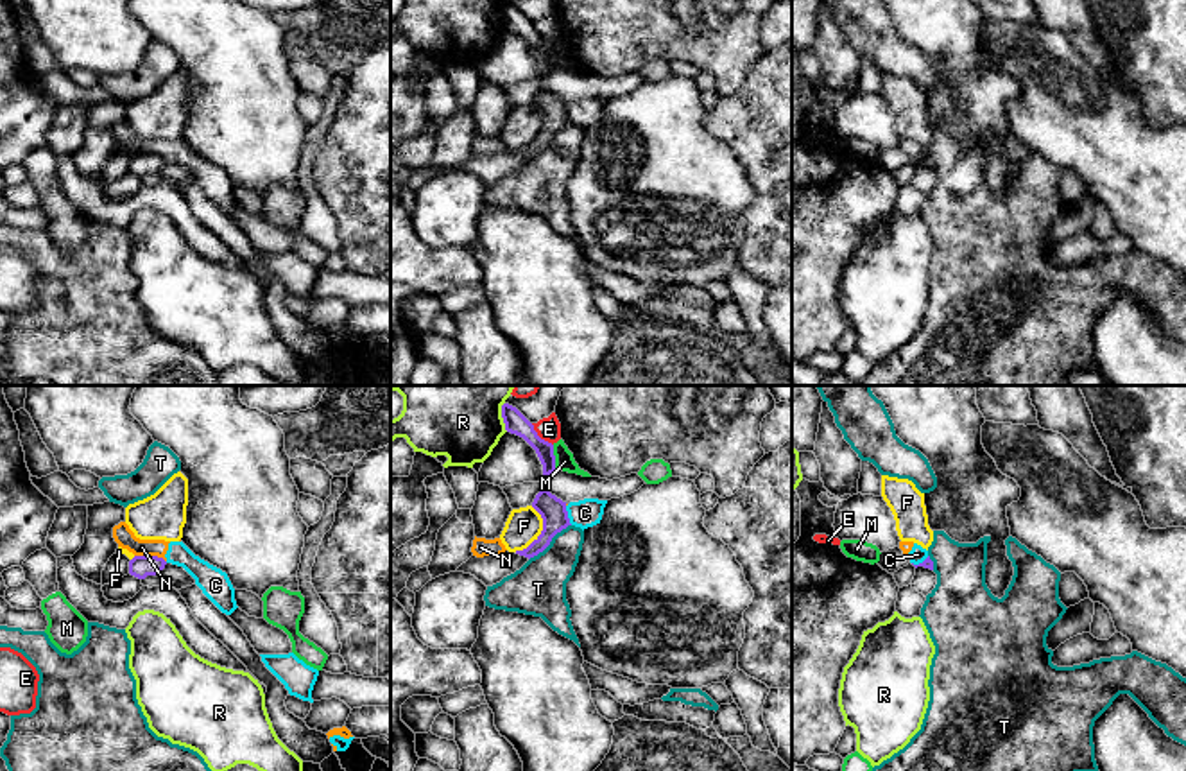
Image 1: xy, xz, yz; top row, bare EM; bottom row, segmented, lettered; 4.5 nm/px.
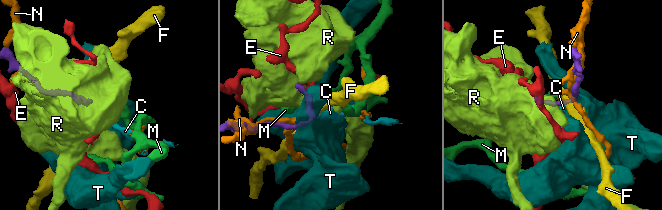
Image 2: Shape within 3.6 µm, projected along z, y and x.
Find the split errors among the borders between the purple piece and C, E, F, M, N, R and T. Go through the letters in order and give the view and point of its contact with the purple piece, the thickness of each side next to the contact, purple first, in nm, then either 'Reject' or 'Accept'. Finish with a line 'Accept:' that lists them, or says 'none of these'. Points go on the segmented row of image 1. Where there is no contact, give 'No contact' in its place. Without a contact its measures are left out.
C: Touches purple at xz (567, 515). Thickness 120 nm (purple) against 130 nm. Reject
E: Touches purple at xz (538, 436). Thickness 100 nm (purple) against 110 nm. Reject
F: Touches purple at xz (541, 533). Thickness 120 nm (purple) against 160 nm. Reject
M: Touches purple at xz (554, 458). Thickness 100 nm (purple) against 90 nm. Reject
N: Touches purple at xy (151, 556). Thickness 100 nm (purple) against 90 nm. Reject
R: Touches purple at xz (502, 416). Thickness 100 nm (purple) against 460 nm. Reject
T: Touches purple at xz (550, 540). Thickness 120 nm (purple) against 240 nm. Reject
Accept: none of these

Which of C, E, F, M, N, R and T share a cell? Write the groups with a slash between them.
C N / E / F / M / R / T

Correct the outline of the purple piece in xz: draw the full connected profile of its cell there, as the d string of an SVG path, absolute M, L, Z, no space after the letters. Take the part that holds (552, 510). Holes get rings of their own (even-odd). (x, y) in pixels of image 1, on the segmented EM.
M545 486L536 495L532 507L543 518L543 531L527 549L516 550L516 554L529 559L543 552L557 533L572 525L566 511L566 502L552 495Z

